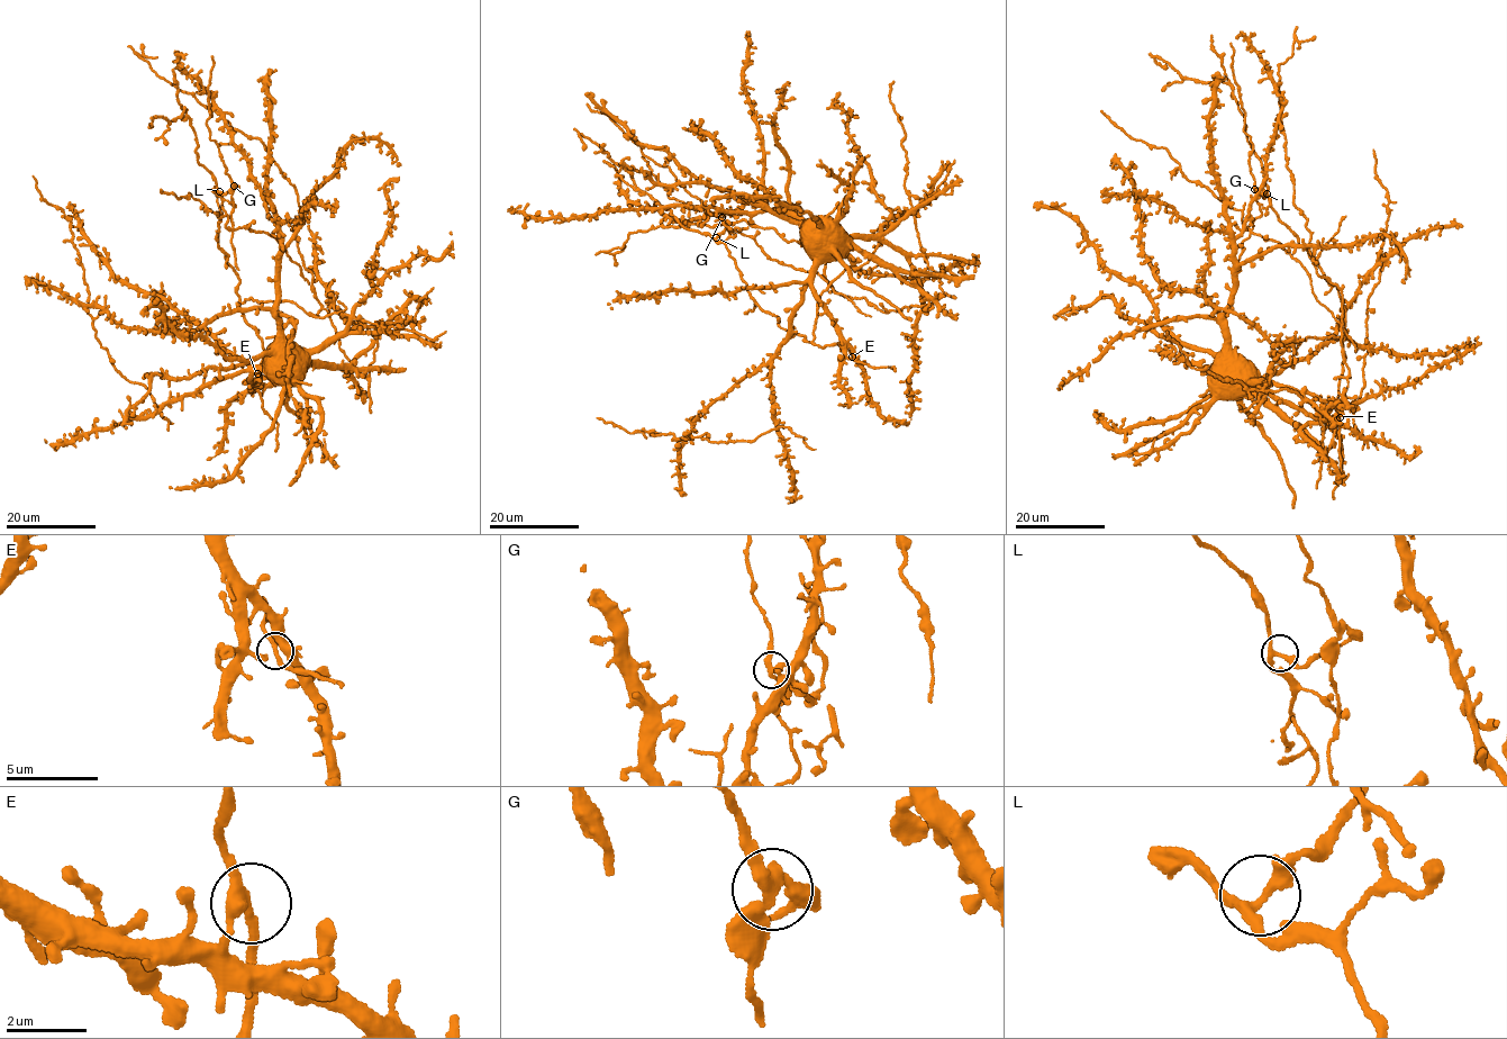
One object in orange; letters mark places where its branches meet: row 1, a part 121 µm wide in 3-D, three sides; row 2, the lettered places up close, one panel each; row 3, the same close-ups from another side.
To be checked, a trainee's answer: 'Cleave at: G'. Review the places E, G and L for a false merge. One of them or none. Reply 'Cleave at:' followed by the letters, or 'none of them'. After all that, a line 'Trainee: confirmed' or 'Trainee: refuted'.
Cleave at: G
Trainee: confirmed

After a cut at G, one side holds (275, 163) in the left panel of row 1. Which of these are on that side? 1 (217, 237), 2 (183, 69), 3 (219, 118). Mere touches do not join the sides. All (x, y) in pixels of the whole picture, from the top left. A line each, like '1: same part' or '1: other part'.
1: same part
2: same part
3: same part

